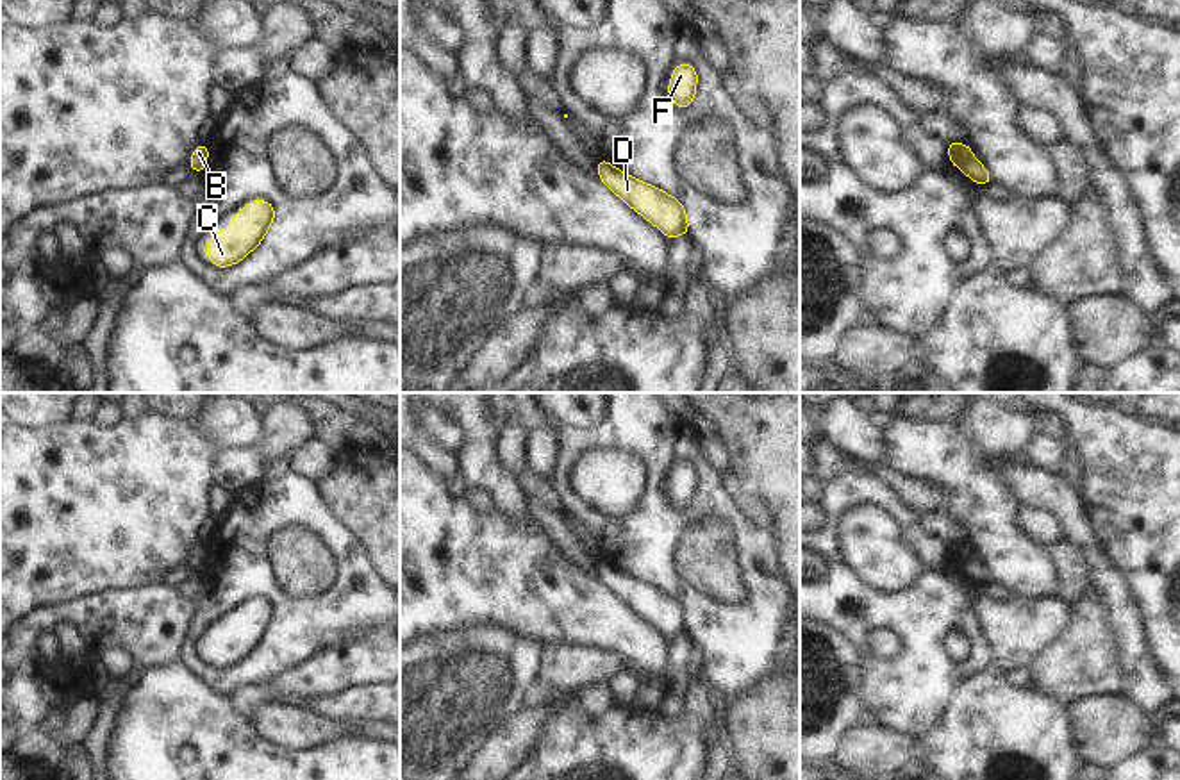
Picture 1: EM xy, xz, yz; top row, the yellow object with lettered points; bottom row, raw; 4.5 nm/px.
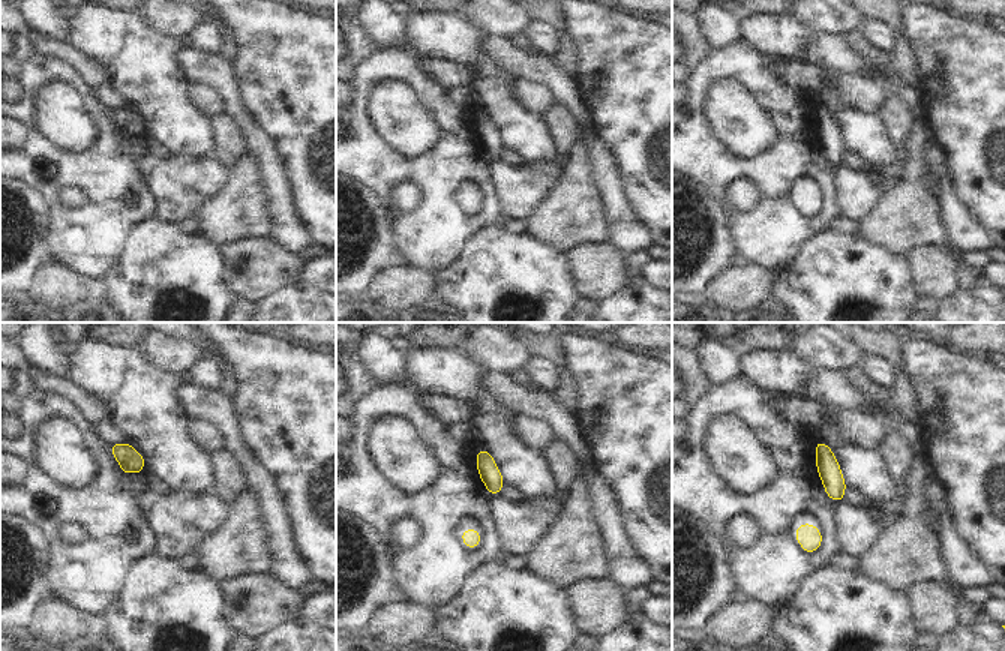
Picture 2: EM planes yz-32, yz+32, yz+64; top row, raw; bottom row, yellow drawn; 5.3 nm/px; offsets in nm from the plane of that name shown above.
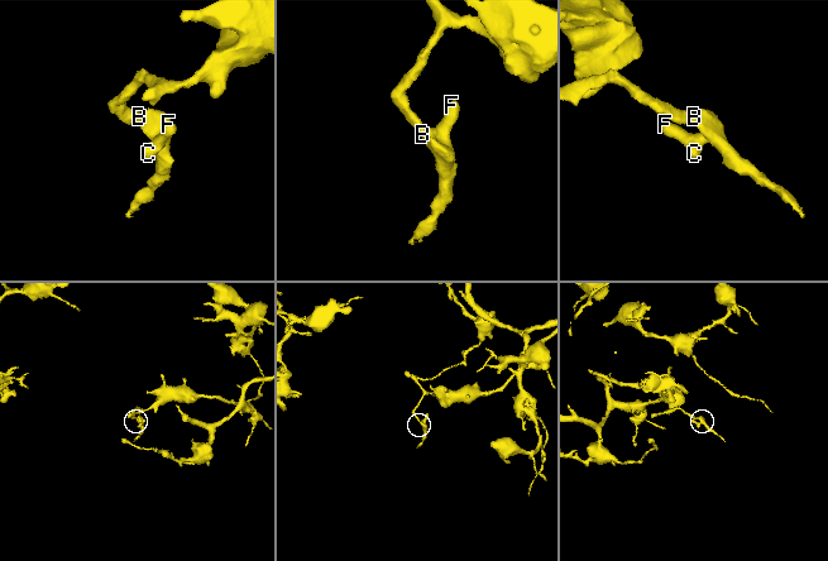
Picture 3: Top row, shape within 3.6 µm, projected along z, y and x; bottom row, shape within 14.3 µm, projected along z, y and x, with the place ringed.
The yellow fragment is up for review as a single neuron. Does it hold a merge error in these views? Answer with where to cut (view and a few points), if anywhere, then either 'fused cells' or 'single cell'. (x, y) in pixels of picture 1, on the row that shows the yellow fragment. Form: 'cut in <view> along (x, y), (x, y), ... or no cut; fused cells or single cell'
cut in yz along (973, 156), (964, 172); fused cells

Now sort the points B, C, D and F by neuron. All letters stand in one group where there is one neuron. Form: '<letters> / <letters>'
B / C D F

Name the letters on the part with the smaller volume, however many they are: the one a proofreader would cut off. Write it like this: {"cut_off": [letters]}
{"cut_off": ["C", "D", "F"]}

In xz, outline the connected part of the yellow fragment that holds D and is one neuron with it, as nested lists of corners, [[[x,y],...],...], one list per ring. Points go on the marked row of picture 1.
[[[605,159],[598,161],[596,170],[603,186],[618,195],[646,221],[655,225],[668,239],[675,239],[689,232],[686,207],[680,200],[618,170]]]

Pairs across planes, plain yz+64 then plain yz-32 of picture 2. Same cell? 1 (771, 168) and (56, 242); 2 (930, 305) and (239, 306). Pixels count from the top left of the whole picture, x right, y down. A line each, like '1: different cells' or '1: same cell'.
1: same cell
2: same cell

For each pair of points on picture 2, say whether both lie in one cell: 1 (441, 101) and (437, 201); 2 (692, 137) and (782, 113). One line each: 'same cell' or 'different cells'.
1: same cell
2: same cell

